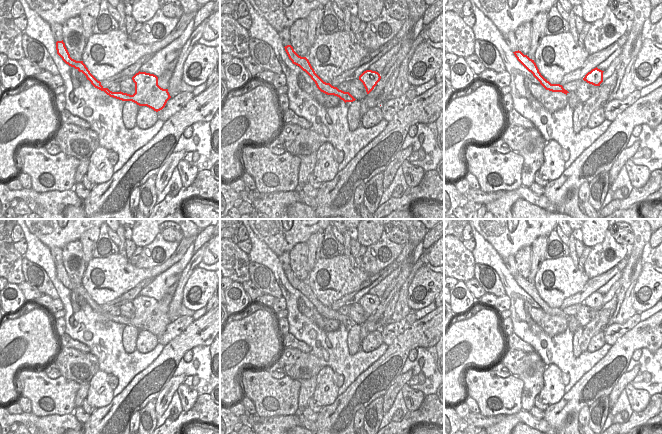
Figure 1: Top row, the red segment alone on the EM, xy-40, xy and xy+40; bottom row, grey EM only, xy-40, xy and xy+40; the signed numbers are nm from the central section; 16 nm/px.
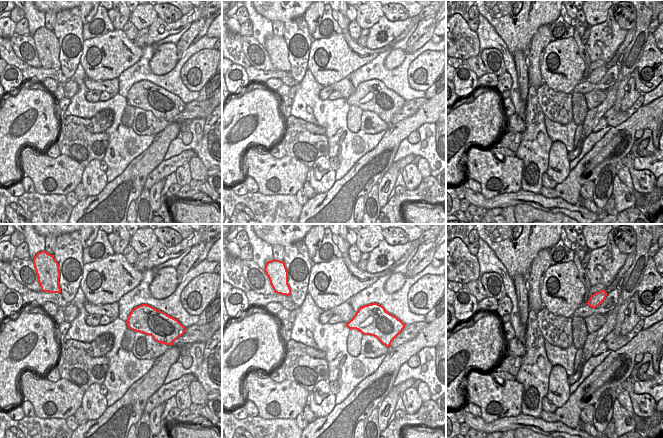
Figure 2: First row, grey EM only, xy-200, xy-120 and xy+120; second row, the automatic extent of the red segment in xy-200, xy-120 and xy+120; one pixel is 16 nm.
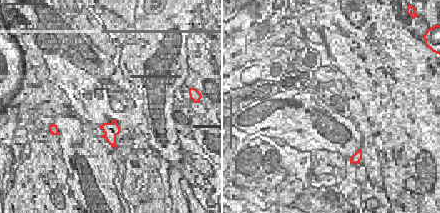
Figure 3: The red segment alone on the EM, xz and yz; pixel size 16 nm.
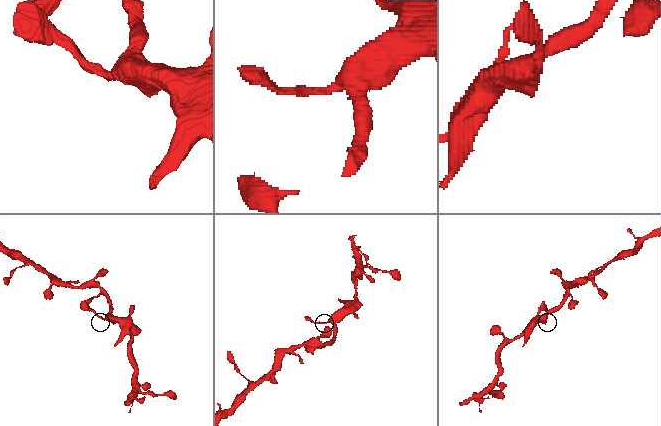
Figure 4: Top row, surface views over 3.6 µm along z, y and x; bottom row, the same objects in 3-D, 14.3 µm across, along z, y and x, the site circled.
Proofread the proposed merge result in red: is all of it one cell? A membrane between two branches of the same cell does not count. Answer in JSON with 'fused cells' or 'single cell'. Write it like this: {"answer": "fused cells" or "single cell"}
{"answer": "single cell"}

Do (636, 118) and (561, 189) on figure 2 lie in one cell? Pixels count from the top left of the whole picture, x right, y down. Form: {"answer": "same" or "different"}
{"answer": "same"}

